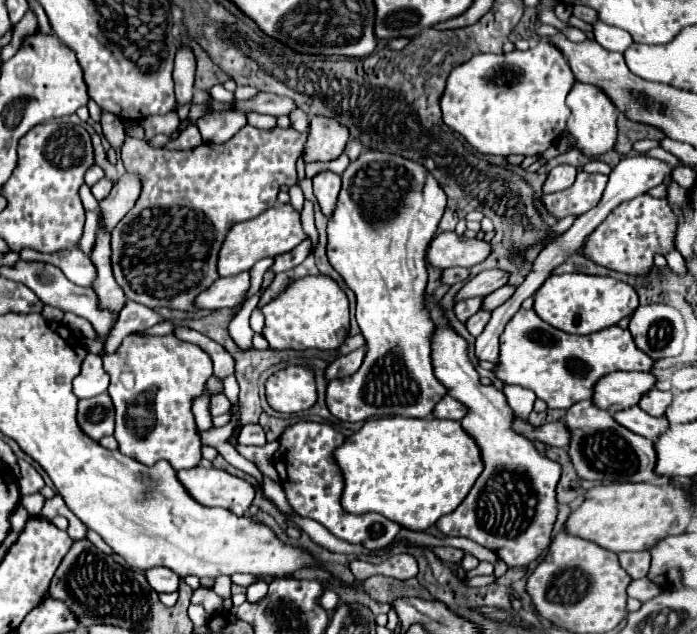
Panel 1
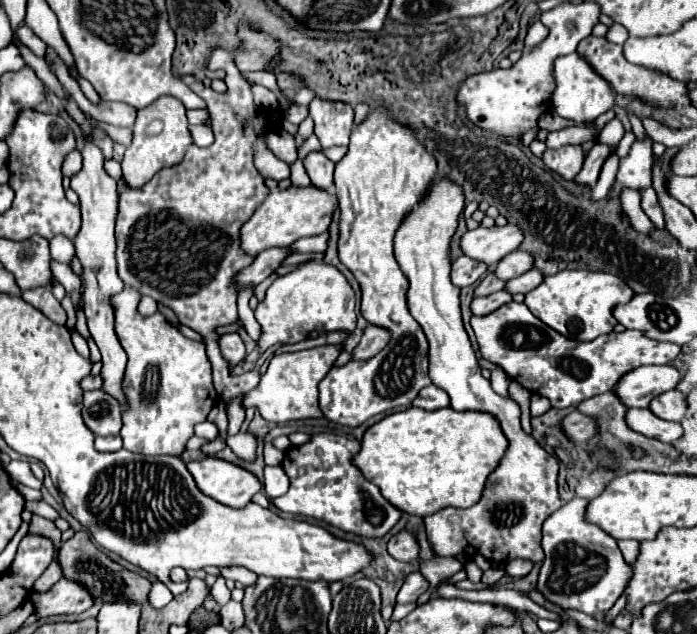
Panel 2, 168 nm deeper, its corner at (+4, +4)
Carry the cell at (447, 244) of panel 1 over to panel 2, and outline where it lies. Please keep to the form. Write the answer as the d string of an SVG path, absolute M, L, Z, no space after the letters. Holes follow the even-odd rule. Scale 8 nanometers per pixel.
M506 224L506 226L492 226L492 228L478 228L470 230L462 236L462 250L466 256L480 260L488 264L488 268L494 268L502 256L518 250L524 234L518 226Z

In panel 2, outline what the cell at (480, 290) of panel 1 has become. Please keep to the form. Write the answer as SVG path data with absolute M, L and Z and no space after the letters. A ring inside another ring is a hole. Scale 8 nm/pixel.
M516 250L516 252L508 254L506 258L502 258L498 262L496 274L502 280L512 280L512 278L516 278L516 276L520 276L520 274L532 270L532 268L534 268L534 258L530 254L526 254L526 252Z

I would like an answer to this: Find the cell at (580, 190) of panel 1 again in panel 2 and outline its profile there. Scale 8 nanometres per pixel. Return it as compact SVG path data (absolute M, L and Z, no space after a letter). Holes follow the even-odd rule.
M596 142L594 148L588 152L588 156L586 156L586 160L584 160L584 166L582 166L580 174L576 176L576 182L578 182L578 184L594 186L596 180L598 180L598 174L600 174L600 170L602 170L604 160L606 160L612 152L616 152L614 146L606 146L606 144Z

